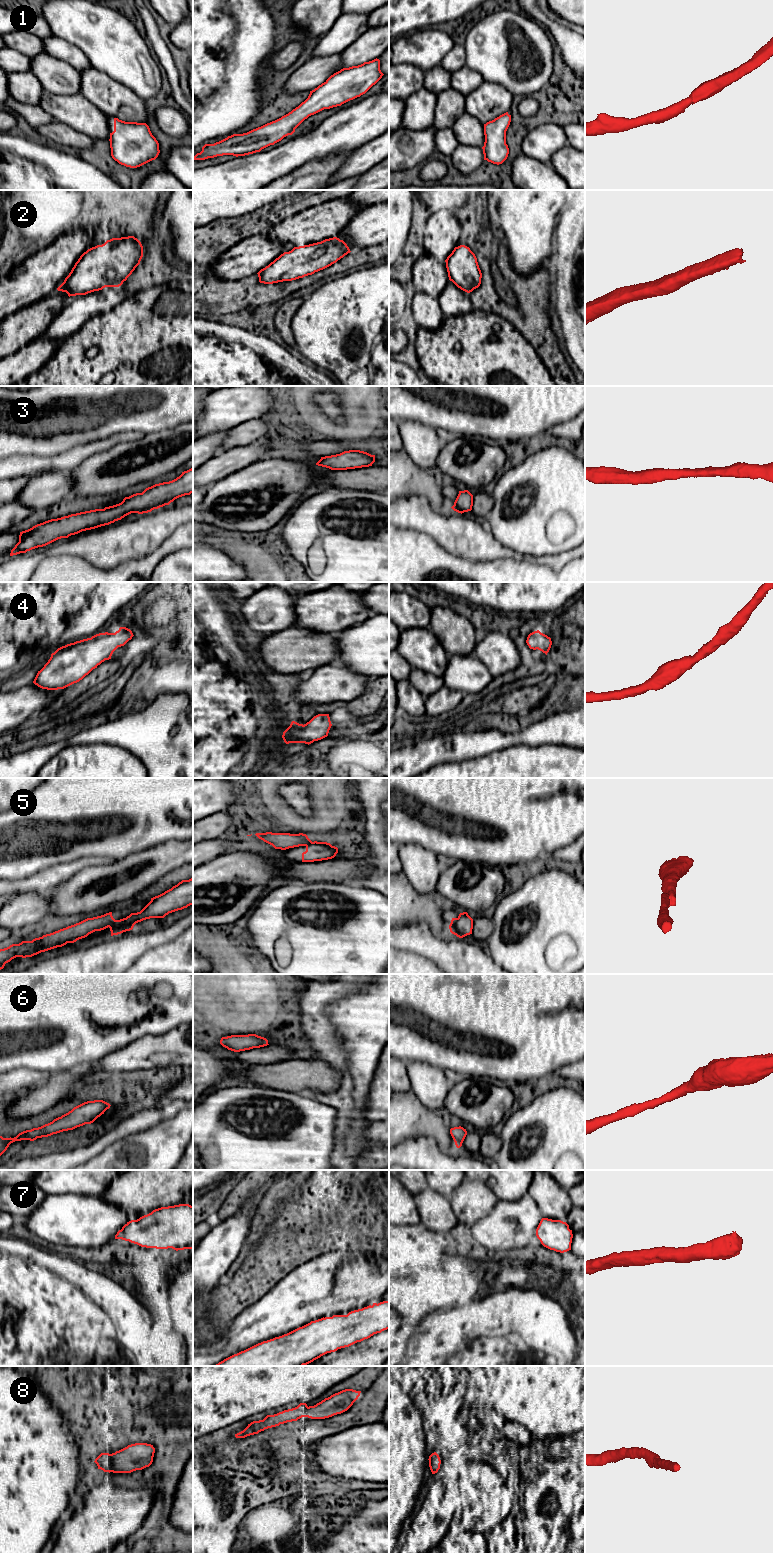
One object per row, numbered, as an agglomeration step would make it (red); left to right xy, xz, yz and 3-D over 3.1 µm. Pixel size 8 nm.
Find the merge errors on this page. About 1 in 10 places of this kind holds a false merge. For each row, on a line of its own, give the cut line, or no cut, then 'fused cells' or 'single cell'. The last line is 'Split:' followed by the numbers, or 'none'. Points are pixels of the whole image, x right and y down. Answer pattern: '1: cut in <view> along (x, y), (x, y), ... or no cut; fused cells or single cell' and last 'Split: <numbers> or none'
1: no cut; single cell
2: no cut; single cell
3: no cut; single cell
4: no cut; single cell
5: cut in xy along (116, 920), (109, 927); fused cells
6: no cut; single cell
7: no cut; single cell
8: no cut; single cell
Split: 5

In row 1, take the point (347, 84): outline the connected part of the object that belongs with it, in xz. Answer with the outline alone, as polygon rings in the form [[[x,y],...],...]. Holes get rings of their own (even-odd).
[[[377,58],[358,66],[343,68],[310,91],[308,98],[288,114],[247,133],[233,134],[214,144],[205,144],[193,160],[223,155],[238,157],[260,152],[292,135],[309,116],[341,106],[365,94],[383,75]]]

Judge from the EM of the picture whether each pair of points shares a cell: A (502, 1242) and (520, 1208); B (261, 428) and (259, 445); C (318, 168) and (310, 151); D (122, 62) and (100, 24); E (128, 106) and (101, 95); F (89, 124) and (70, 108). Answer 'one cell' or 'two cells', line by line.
A: one cell
B: two cells
C: two cells
D: one cell
E: one cell
F: one cell

